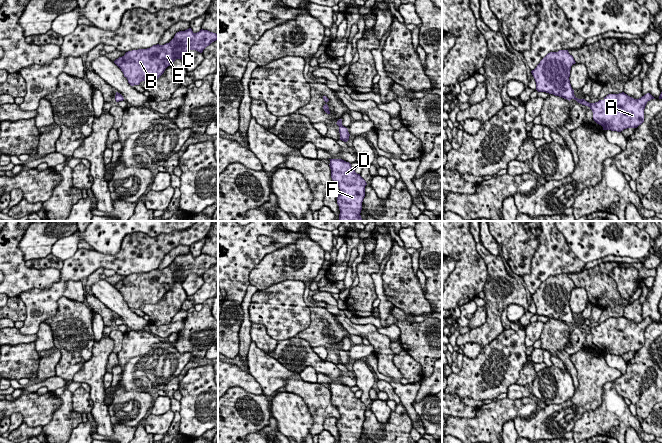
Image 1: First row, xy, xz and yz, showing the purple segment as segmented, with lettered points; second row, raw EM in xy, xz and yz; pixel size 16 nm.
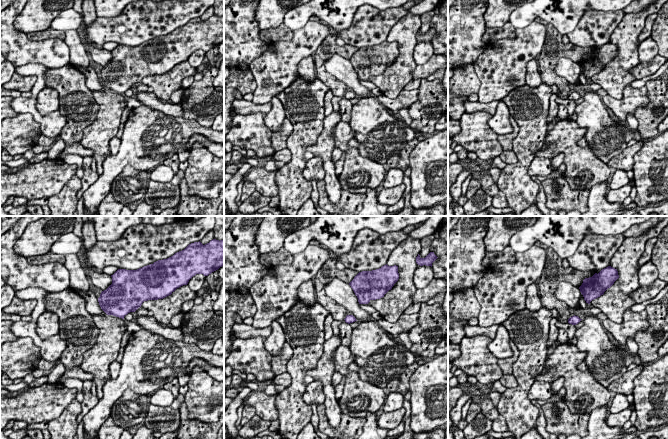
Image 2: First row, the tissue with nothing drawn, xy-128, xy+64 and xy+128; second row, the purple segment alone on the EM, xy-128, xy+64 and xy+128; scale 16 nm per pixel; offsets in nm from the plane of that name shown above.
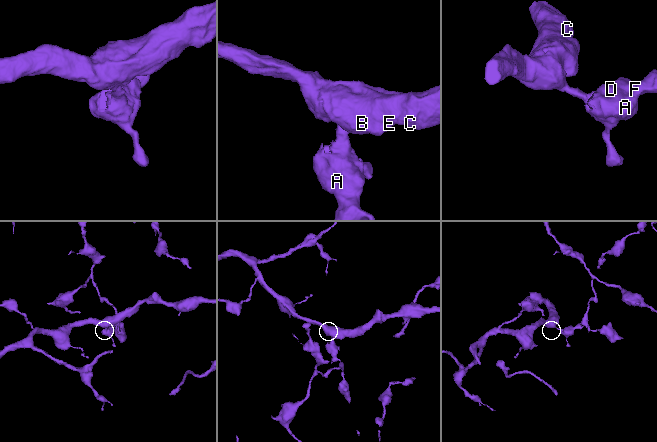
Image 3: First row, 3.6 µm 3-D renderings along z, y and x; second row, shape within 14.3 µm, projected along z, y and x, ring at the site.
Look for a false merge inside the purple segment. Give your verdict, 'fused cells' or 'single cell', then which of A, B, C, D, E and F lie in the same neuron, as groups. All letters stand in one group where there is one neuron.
single cell; groups A B C D E F

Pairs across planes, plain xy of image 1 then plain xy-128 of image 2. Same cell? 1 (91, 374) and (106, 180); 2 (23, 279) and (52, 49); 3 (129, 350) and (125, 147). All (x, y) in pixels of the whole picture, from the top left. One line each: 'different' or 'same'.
1: different
2: same
3: same

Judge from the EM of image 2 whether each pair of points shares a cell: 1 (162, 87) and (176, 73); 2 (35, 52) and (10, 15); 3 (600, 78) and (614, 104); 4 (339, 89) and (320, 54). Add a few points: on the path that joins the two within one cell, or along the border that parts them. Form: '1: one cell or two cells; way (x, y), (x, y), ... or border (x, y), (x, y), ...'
1: one cell; way (165, 84), (173, 76)
2: one cell; way (25, 46), (10, 31), (10, 25)
3: two cells; border (629, 83), (620, 99), (607, 94)
4: one cell; way (330, 80), (321, 71), (320, 63)

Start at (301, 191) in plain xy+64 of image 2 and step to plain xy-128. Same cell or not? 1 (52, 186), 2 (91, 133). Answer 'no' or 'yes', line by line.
1: no
2: no

